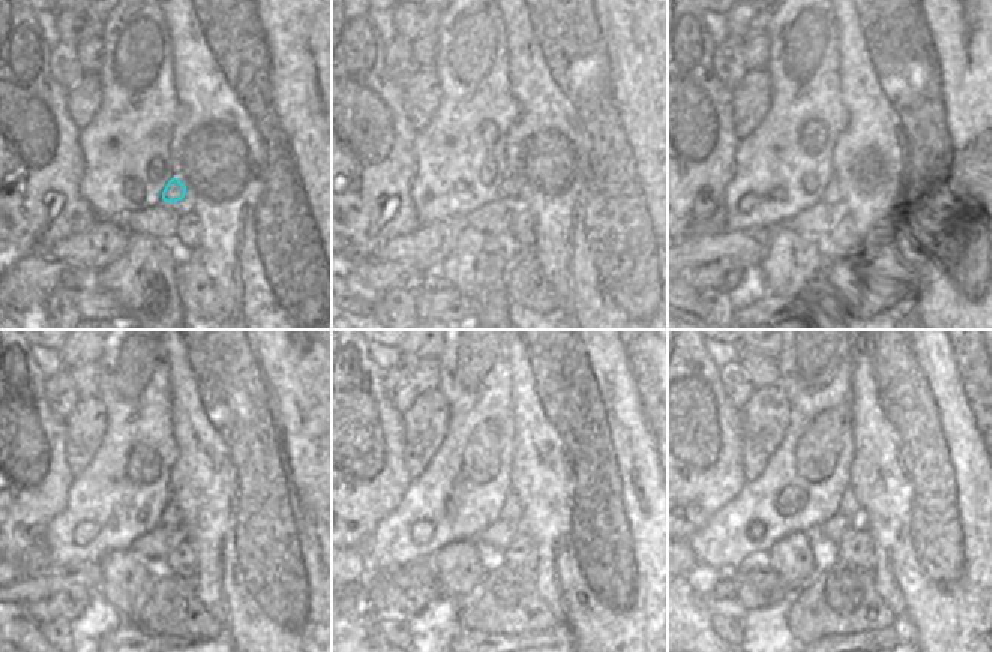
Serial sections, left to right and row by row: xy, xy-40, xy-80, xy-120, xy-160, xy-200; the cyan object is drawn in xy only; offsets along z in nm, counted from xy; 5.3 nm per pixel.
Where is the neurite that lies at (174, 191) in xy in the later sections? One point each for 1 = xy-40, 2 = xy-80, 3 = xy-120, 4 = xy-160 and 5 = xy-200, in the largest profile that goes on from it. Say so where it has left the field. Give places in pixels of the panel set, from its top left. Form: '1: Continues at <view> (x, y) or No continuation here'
1: Continues at xy-40 (508, 189)
2: Continues at xy-80 (833, 194)
3: Continues at xy-120 (171, 516)
4: Continues at xy-160 (512, 511)
5: Continues at xy-200 (850, 505)

